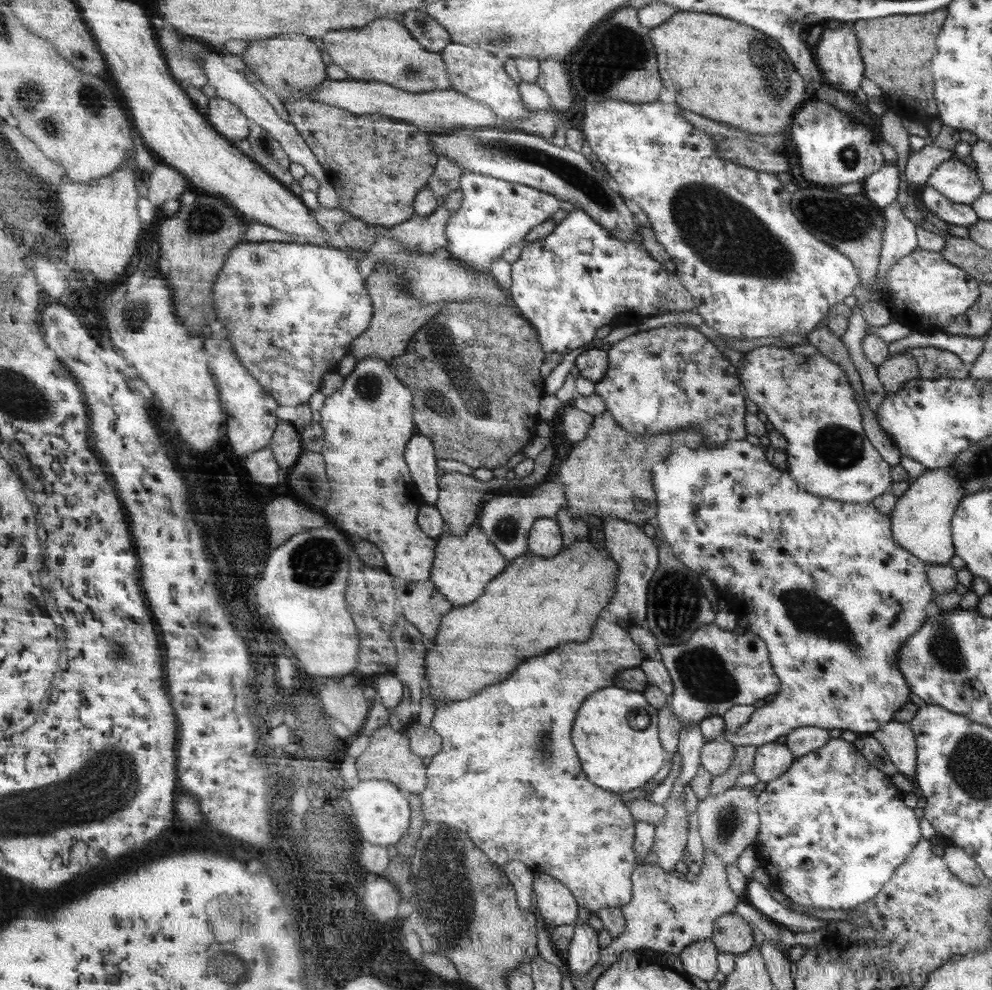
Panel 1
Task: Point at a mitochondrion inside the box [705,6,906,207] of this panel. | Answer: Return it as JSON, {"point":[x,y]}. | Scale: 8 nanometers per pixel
{"point":[770,60]}

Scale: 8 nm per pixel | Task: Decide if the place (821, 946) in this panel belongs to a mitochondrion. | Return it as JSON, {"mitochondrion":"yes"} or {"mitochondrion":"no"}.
{"mitochondrion":"no"}

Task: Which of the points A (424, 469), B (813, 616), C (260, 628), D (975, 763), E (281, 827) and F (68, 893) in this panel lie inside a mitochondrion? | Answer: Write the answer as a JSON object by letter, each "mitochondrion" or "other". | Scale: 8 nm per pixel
{"A":"other","B":"mitochondrion","C":"other","D":"mitochondrion","E":"other","F":"other"}

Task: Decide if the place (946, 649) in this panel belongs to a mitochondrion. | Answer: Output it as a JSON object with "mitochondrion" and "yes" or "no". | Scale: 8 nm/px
{"mitochondrion":"yes"}

